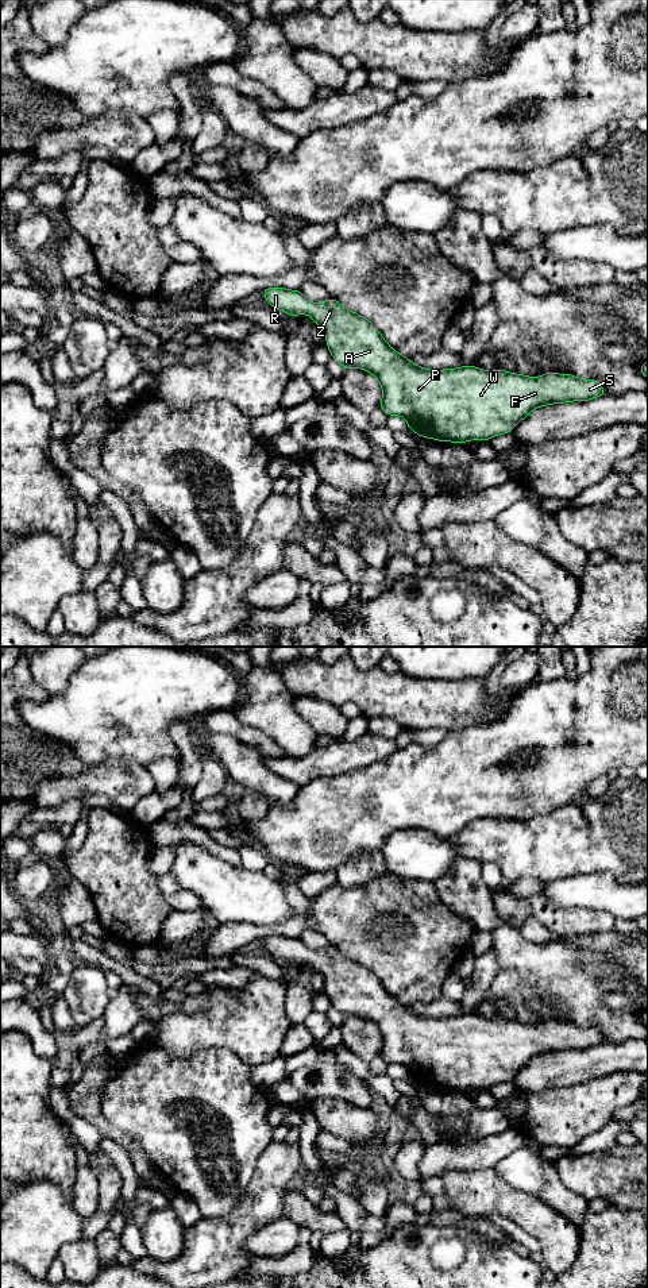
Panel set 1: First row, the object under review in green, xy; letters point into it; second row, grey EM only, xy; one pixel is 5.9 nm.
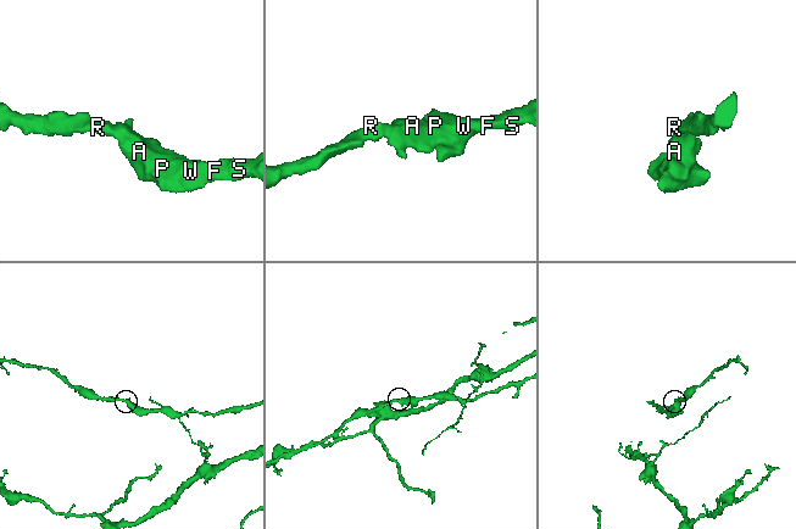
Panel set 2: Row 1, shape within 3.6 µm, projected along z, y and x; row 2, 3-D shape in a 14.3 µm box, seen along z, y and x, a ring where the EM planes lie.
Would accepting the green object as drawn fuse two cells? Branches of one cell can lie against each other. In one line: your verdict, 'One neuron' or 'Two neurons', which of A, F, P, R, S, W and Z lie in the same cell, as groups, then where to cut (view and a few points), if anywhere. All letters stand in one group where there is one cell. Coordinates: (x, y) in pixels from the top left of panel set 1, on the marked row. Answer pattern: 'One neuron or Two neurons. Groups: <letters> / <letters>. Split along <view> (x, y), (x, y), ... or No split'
One neuron. Groups: A F P R S W Z. No split

